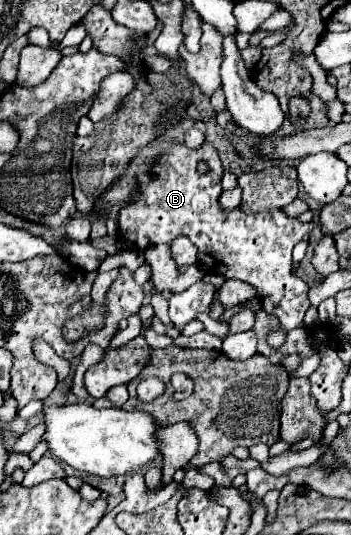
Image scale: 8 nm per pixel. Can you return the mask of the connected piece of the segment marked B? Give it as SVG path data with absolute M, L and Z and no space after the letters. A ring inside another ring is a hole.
M172 144L168 154L164 154L156 164L154 164L156 174L146 176L140 174L140 192L138 200L132 206L122 208L118 216L118 226L120 226L120 238L122 244L130 250L146 250L154 244L160 242L170 242L176 236L188 236L190 242L198 248L198 264L212 274L224 274L226 278L236 278L248 282L262 300L272 298L272 310L266 310L270 316L276 316L280 322L280 328L276 332L268 334L268 344L272 348L280 348L286 342L288 330L294 326L302 326L304 314L310 308L308 300L308 284L302 278L296 278L292 272L292 248L312 230L310 224L302 224L296 218L288 218L282 210L270 210L266 214L246 214L240 208L234 212L224 212L220 208L220 180L224 174L224 168L220 164L220 158L211 144L203 144L196 150L190 150L186 146ZM198 162L204 162L208 166L206 174L198 174Z

